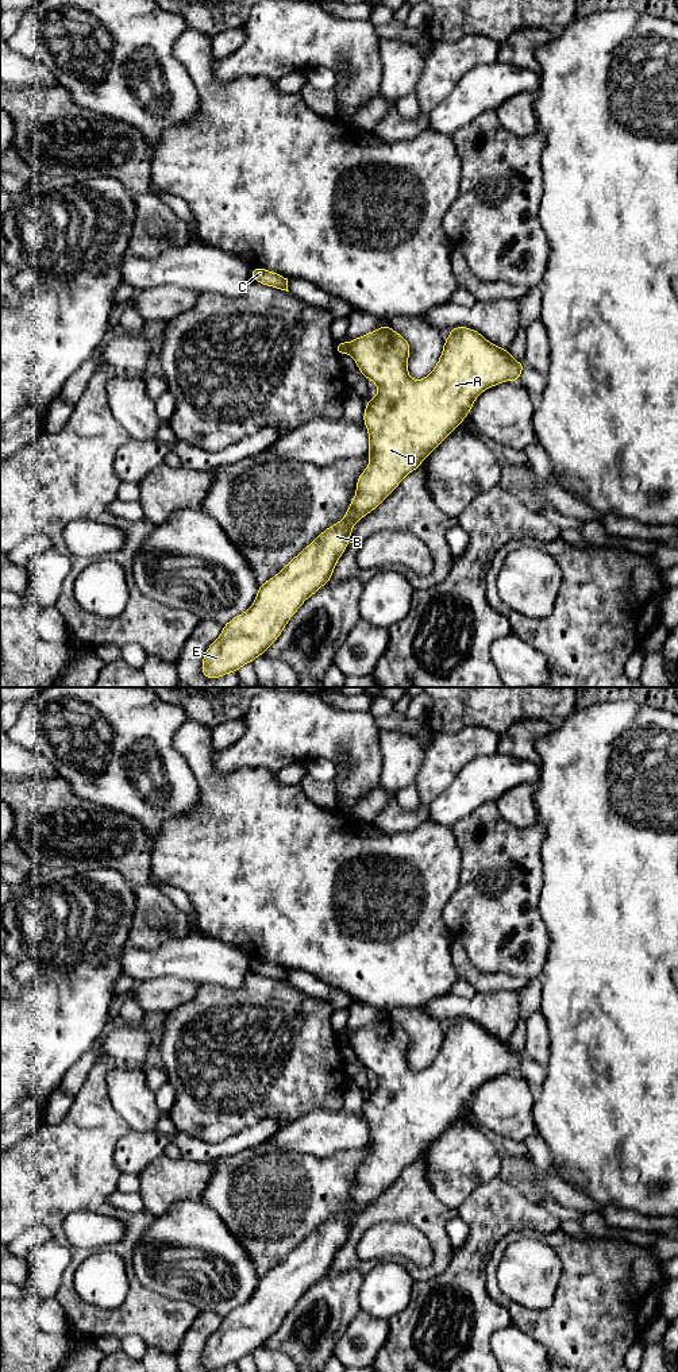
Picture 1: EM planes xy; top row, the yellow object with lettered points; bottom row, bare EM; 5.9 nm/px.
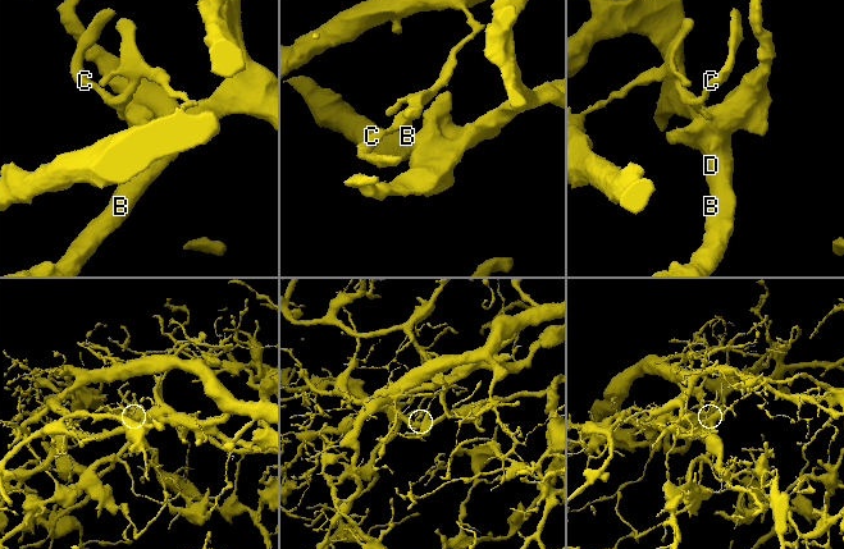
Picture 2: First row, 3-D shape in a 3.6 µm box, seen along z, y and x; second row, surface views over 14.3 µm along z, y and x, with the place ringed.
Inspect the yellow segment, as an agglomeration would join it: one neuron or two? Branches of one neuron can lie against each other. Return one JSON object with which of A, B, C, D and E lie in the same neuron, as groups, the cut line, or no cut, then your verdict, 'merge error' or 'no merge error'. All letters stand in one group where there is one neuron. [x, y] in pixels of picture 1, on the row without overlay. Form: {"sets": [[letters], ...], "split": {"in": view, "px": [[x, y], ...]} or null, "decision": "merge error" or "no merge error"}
{"sets": [["A", "B", "D", "E"], ["C"]], "split": {"in": "xy", "px": [[346, 1035], [349, 1043]]}, "decision": "merge error"}

